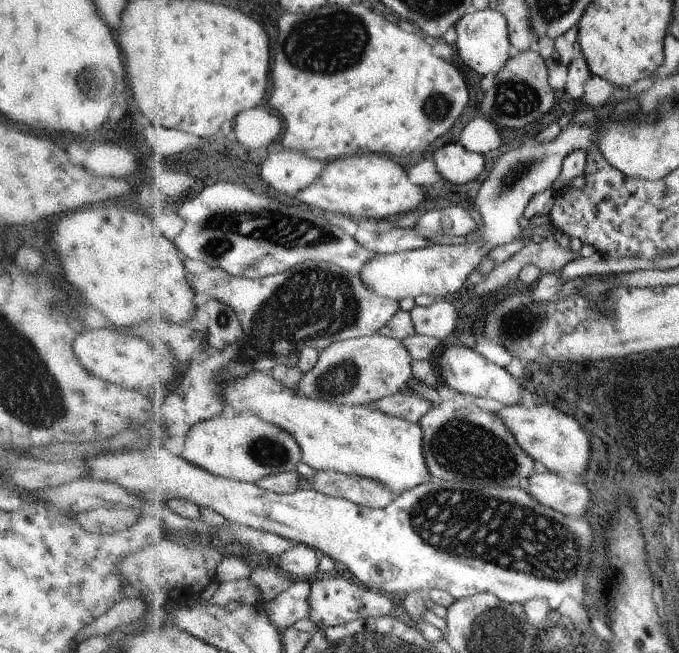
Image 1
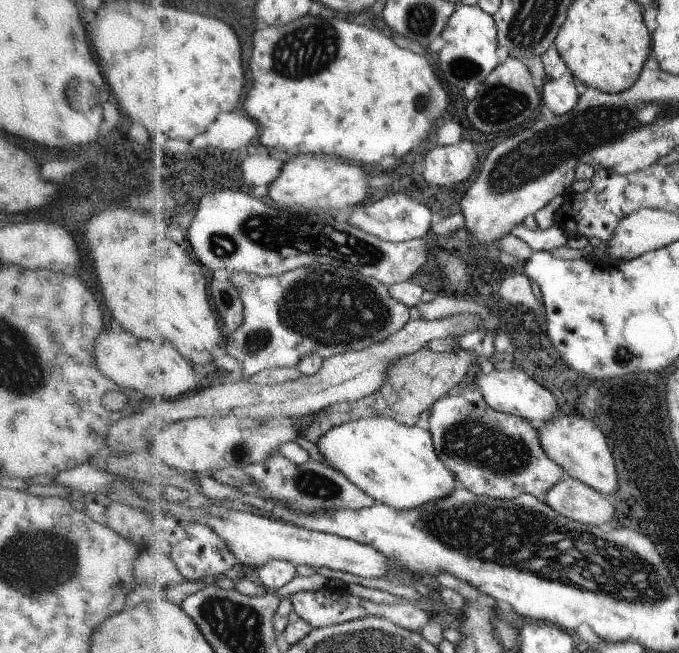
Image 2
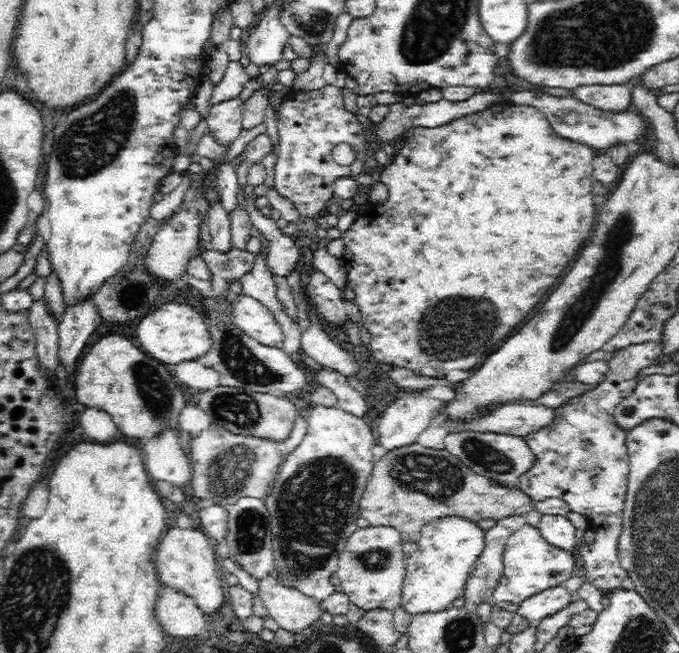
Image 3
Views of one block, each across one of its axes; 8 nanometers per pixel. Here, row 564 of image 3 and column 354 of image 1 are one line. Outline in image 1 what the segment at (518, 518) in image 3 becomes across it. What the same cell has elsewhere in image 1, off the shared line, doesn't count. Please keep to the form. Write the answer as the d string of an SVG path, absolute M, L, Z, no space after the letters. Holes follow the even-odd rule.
M318 471L311 481L319 492L348 498L355 504L374 509L386 509L398 498L387 485L378 480L339 471Z

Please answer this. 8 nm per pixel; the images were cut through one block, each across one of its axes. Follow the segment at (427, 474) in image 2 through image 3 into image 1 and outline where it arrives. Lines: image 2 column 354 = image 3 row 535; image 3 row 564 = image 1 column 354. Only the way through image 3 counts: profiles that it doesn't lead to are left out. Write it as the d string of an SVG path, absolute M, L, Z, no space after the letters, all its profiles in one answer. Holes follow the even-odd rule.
M258 371L228 384L224 399L237 413L254 412L267 422L275 423L290 432L303 447L303 462L316 471L339 471L348 475L372 478L387 485L395 494L407 492L416 486L429 482L431 472L426 464L423 446L423 430L418 423L387 414L373 405L344 405L326 400L301 396L294 387L286 387L270 371Z

